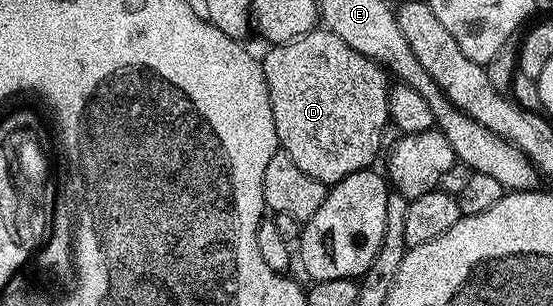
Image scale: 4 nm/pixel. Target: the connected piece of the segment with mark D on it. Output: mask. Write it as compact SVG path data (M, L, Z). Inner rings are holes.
M326 29L310 31L288 43L274 44L270 50L271 52L267 56L262 56L261 62L267 88L271 94L271 108L273 109L273 119L277 125L277 137L279 138L280 148L288 151L293 157L293 161L297 161L299 168L305 173L309 173L309 177L313 177L317 181L328 185L339 183L345 177L349 177L349 173L368 170L374 164L371 162L379 155L379 146L383 143L383 130L389 127L389 116L387 113L389 109L389 101L387 100L389 92L389 82L387 83L387 79L389 80L388 72L380 64L376 63L375 60L357 53L357 49L353 49L345 41L341 41L341 37L337 37L333 32Z

